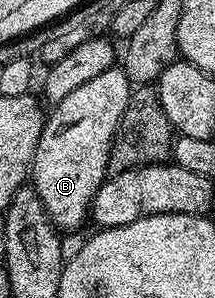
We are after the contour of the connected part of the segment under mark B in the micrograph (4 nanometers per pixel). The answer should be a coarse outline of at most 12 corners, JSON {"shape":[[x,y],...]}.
{"shape":[[113,67],[51,106],[30,185],[57,230],[89,220],[132,90]]}

